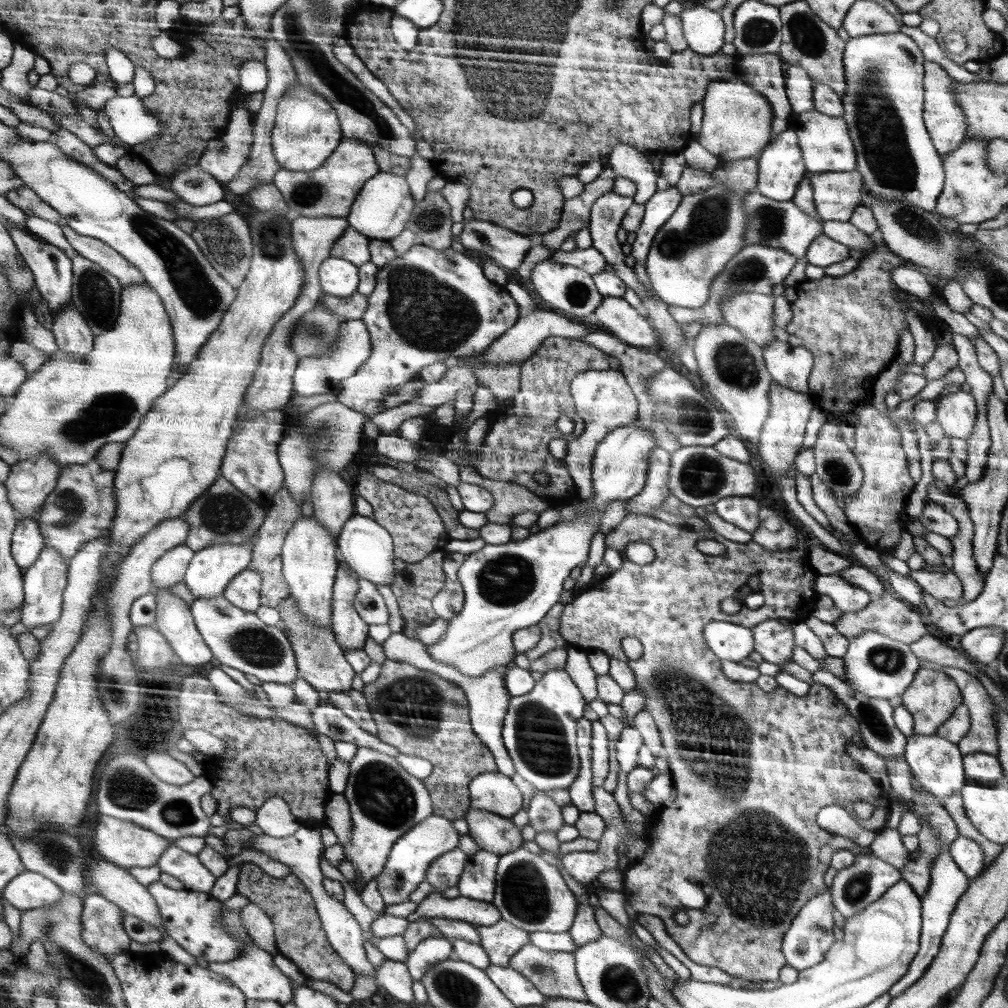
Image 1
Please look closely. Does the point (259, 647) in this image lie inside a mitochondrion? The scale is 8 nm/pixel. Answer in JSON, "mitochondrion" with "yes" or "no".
{"mitochondrion":"yes"}

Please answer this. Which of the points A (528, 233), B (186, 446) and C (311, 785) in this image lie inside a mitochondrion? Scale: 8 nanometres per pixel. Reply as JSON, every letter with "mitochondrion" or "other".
{"A":"other","B":"other","C":"other"}

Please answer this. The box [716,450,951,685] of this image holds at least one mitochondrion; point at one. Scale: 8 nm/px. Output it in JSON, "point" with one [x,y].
{"point":[886,661]}

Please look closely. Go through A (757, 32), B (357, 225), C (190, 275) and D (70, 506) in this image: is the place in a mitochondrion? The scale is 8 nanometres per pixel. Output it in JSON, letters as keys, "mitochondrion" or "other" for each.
{"A":"mitochondrion","B":"other","C":"mitochondrion","D":"mitochondrion"}

